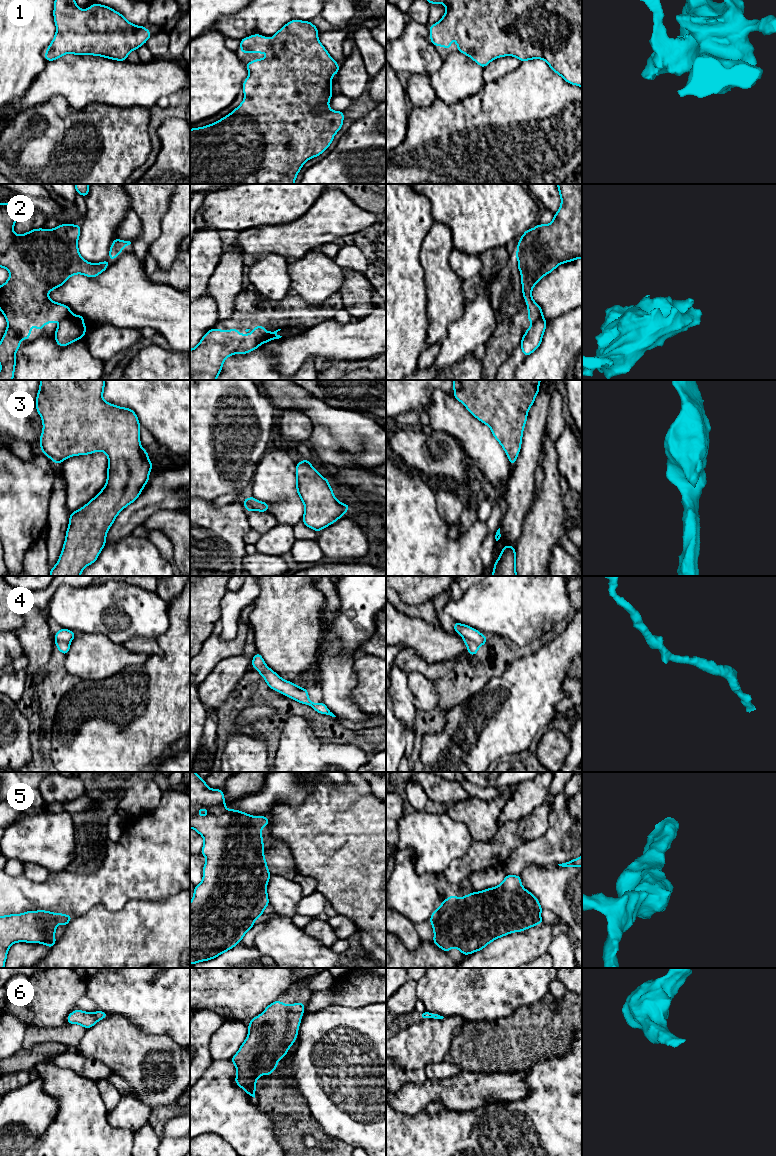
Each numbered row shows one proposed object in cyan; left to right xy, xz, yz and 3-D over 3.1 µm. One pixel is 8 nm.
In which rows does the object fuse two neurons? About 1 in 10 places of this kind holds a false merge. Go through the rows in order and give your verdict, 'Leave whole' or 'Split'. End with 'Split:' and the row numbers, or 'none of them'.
1: Leave whole
2: Split
3: Leave whole
4: Leave whole
5: Leave whole
6: Leave whole
Split: 2

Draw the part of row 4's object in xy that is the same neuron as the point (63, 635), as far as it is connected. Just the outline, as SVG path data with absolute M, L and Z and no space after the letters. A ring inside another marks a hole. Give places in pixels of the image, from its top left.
M61 628L54 636L55 645L58 650L67 655L70 649L70 643L74 639L76 633L71 630Z

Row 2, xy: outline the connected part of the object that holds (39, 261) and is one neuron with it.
M14 202L0 203L0 267L7 269L10 273L8 280L0 286L0 311L7 320L7 329L0 342L0 380L13 380L16 352L19 349L21 339L29 340L30 328L35 324L36 330L43 330L43 326L47 323L54 323L57 320L67 318L84 321L85 317L74 315L67 305L52 301L48 297L48 293L62 286L72 275L82 274L87 277L97 277L105 271L109 265L109 261L101 263L89 263L81 257L78 250L78 239L80 237L80 224L70 225L61 224L54 229L32 229L31 231L18 235L13 232L17 216L15 214Z

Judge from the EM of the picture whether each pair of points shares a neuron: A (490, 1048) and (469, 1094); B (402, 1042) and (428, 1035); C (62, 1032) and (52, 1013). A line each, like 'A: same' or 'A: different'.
A: different
B: same
C: different

